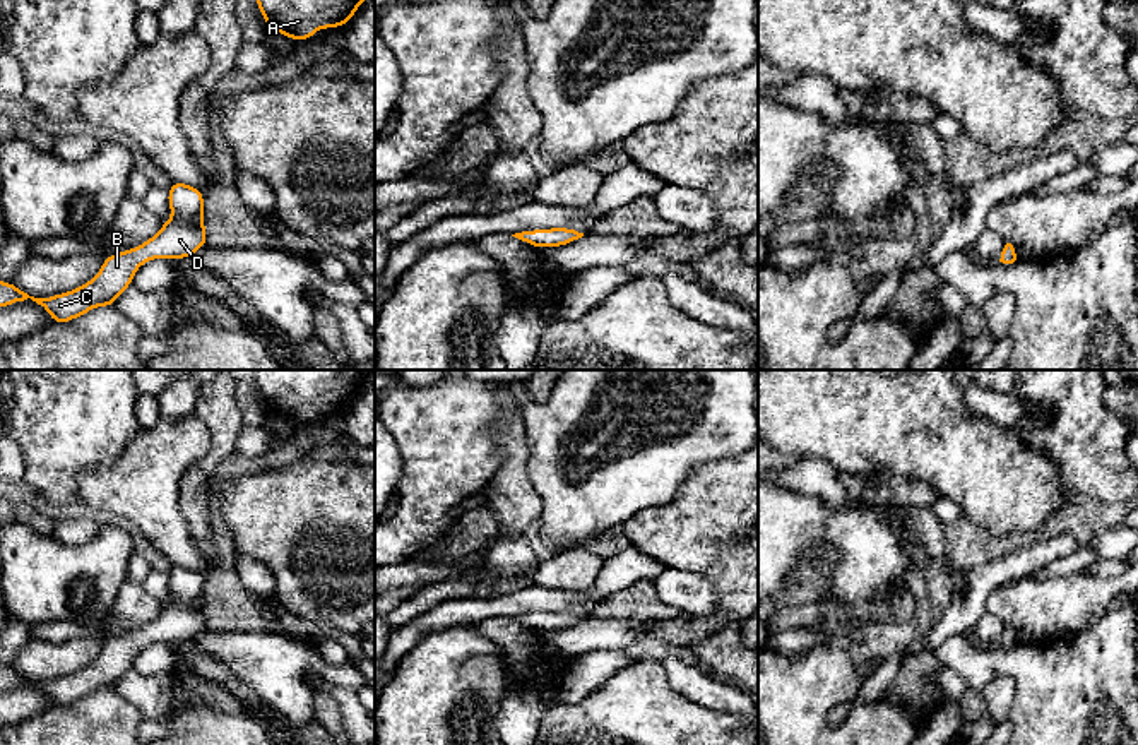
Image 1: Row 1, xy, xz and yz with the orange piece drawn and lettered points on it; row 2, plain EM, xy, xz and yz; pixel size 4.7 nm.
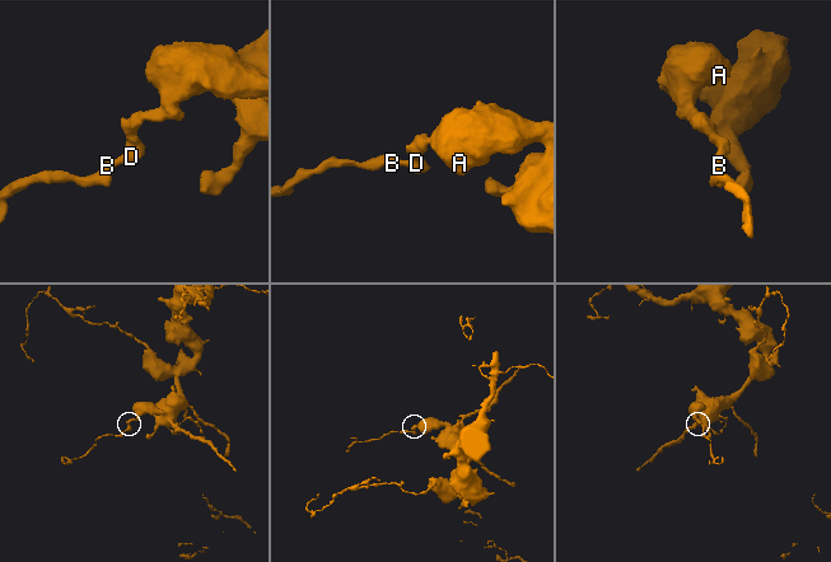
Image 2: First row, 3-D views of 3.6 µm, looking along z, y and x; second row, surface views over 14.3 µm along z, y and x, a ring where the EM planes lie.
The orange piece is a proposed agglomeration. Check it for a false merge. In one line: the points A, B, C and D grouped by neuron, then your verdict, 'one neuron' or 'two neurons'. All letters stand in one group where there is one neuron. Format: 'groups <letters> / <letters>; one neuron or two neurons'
groups A B C D; one neuron

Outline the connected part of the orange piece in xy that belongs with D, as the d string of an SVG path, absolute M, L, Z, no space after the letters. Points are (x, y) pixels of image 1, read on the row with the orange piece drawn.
M175 182L168 188L168 204L173 218L161 224L159 233L140 247L104 257L101 271L89 283L62 295L34 298L15 284L0 281L0 308L31 298L55 324L65 324L94 307L115 307L142 264L152 259L188 259L207 245L204 190Z

